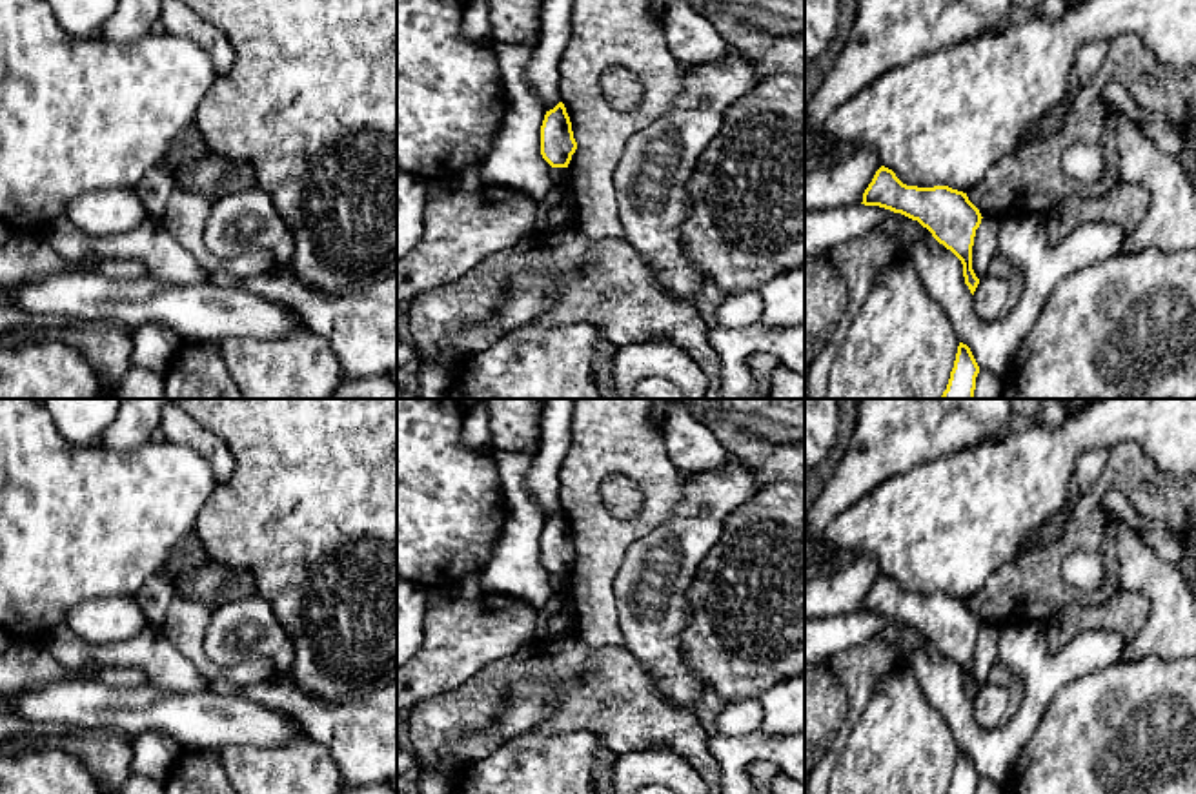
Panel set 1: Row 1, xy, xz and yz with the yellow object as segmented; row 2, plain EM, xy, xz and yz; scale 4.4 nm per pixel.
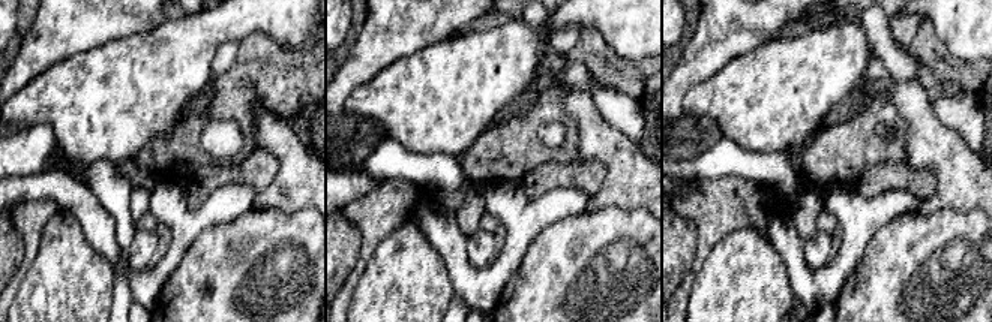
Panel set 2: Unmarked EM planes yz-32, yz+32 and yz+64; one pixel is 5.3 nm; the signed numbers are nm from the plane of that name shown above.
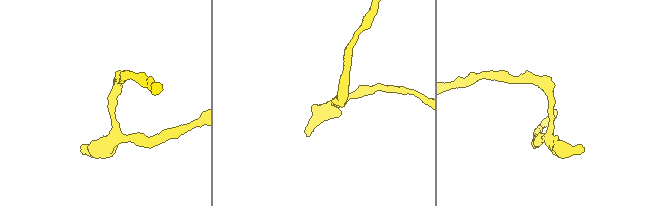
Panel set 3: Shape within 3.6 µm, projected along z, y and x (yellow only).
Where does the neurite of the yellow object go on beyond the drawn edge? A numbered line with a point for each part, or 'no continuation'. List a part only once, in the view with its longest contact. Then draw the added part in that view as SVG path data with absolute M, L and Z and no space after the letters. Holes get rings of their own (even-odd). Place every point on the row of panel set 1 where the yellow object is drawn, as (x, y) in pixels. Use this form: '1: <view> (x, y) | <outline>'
no continuation

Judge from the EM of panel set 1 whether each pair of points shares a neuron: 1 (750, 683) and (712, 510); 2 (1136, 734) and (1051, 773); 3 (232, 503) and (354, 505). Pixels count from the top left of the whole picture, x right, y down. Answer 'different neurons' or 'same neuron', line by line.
1: different neurons
2: same neuron
3: same neuron

